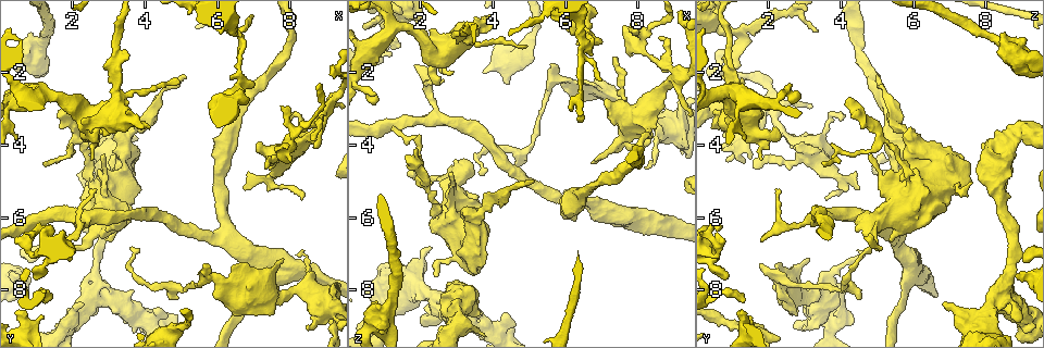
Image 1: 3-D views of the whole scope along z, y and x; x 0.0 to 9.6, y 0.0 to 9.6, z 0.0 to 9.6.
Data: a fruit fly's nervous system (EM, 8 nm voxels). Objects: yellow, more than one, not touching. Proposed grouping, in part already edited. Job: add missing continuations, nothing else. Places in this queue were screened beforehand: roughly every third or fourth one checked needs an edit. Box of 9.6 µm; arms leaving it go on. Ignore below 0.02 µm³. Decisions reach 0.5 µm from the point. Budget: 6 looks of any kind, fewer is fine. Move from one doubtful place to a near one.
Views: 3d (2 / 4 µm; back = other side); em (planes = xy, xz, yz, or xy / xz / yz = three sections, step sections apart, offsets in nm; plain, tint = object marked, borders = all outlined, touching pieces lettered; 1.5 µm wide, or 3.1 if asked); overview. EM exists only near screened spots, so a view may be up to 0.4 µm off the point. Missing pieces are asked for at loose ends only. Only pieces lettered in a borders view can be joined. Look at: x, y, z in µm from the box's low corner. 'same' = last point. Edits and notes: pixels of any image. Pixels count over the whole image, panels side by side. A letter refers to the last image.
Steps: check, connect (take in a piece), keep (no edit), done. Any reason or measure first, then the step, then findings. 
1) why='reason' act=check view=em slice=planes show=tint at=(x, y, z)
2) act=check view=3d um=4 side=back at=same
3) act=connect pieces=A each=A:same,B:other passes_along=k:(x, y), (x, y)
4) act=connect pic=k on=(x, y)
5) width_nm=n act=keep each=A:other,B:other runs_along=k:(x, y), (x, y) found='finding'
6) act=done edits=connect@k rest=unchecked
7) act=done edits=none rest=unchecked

why='end of a long branch' act=check view=3d um=2 side=back at=(5.10, 2.15, 4.90)

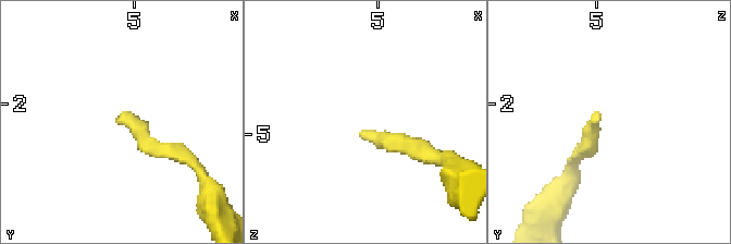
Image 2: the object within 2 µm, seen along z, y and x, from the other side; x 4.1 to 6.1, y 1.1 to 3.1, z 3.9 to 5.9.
why='now the EM' act=check view=em slice=planes show=borders at=(5.12, 2.08, 4.98)

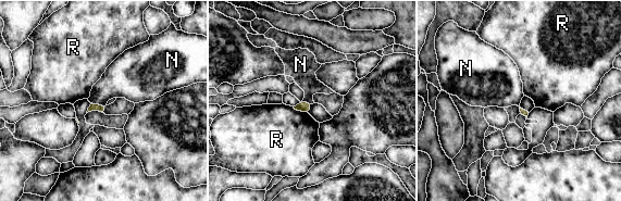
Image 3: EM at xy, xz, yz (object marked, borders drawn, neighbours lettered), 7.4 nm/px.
longest_contact=R:130nm act=keep each=N:other,R:other border=3:(91, 102), (103, 107) found='no lettered piece goes on from it'

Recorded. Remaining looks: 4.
why='free end' act=check view=em slice=planes show=borders at=(4.50, 8.60, 8.65)

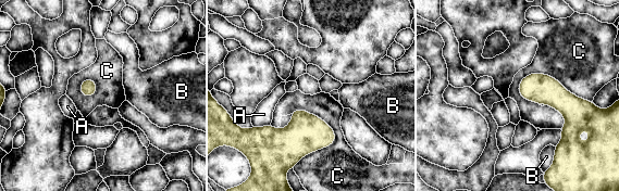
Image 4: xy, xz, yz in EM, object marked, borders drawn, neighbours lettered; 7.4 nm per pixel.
longest_contact=C:550nm act=keep each=A:other,B:other,C:other border=4:(518, 84), (548, 74), (590, 101) found='no lettered piece goes on from it'

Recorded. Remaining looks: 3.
why='branch stops here' act=check view=3d um=2 at=(2.15, 8.35, 8.50)

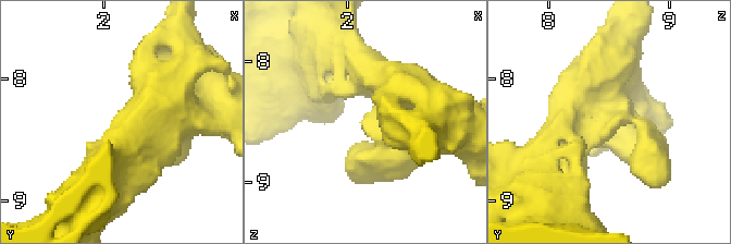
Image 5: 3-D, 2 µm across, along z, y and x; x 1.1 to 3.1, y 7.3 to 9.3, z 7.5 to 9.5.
why='need the tissue' act=check view=em slice=yz step=4 show=borders at=(2.20, 8.34, 8.52)

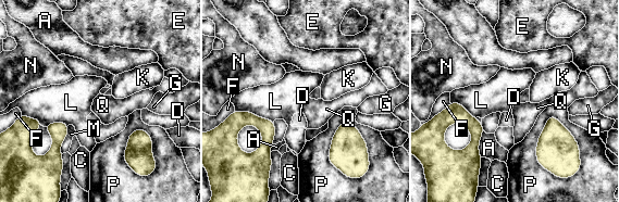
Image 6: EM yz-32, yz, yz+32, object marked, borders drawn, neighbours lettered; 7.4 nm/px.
longest_contact=P:420nm act=keep each=A:other,C:other,D:other,E:other,F:other,G:other,K:other,L:other,M:other,N:other,P:other,Q:other border=6:(483, 130), (479, 144), (481, 156) found='no lettered piece goes on from it'

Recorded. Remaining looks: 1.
act=done edits=none rest=unchecked

